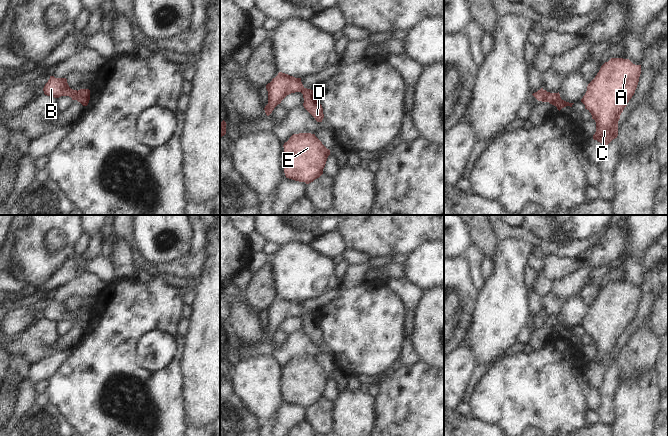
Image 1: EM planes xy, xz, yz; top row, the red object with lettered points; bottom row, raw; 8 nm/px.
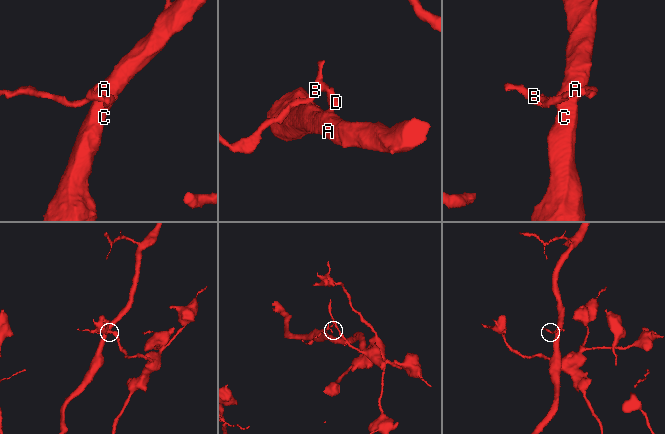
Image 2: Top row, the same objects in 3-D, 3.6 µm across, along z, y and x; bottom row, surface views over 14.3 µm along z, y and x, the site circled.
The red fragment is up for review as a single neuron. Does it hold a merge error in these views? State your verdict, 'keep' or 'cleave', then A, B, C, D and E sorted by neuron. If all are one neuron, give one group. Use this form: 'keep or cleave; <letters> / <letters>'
cleave; A C D E / B

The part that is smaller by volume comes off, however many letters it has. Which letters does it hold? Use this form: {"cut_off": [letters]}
{"cut_off": ["B"]}

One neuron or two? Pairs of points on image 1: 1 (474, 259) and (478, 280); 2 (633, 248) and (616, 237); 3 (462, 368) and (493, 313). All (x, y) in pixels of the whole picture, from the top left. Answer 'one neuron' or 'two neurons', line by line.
1: one neuron
2: two neurons
3: two neurons

